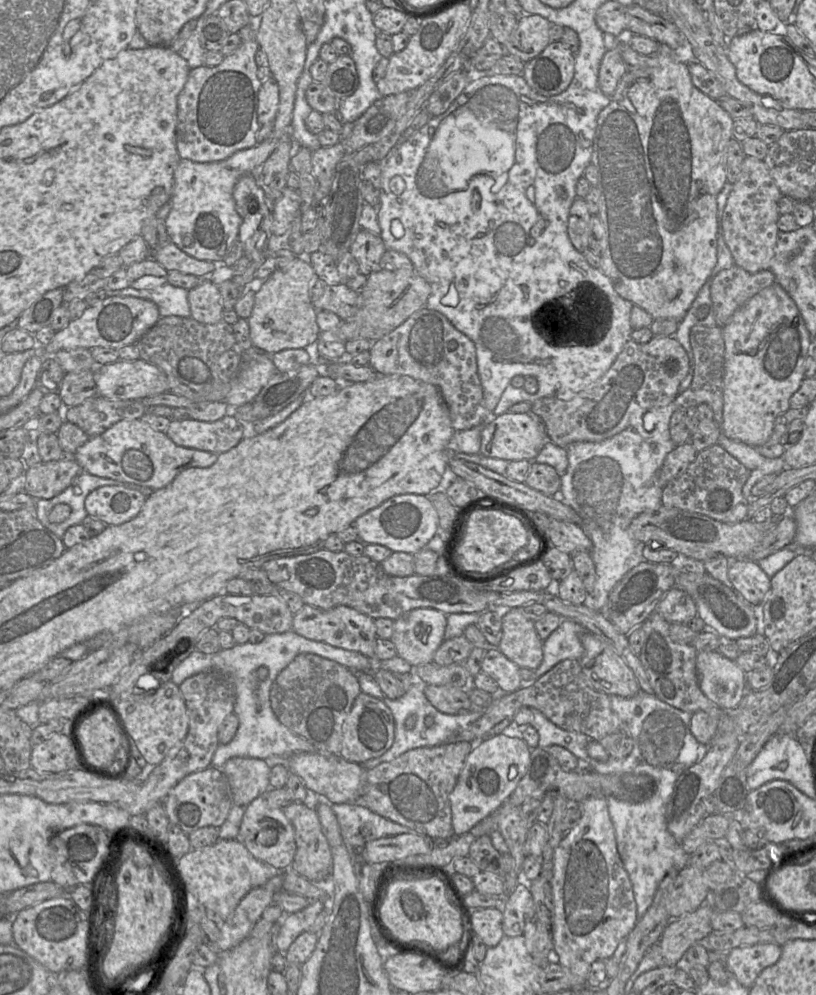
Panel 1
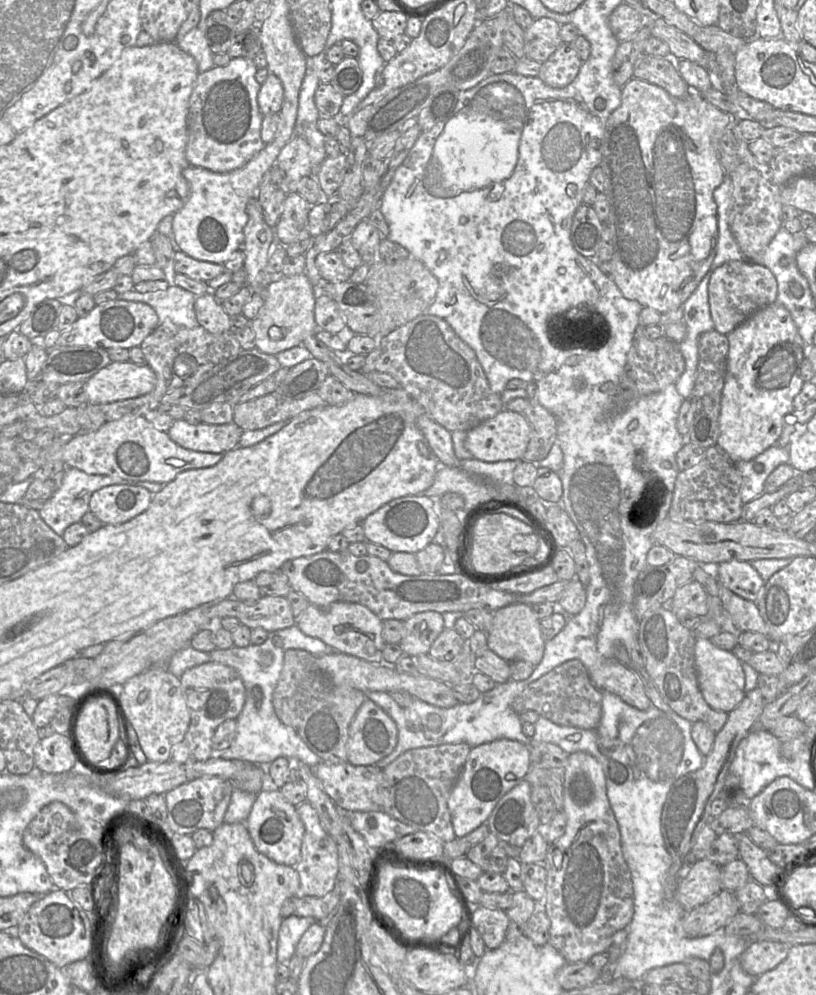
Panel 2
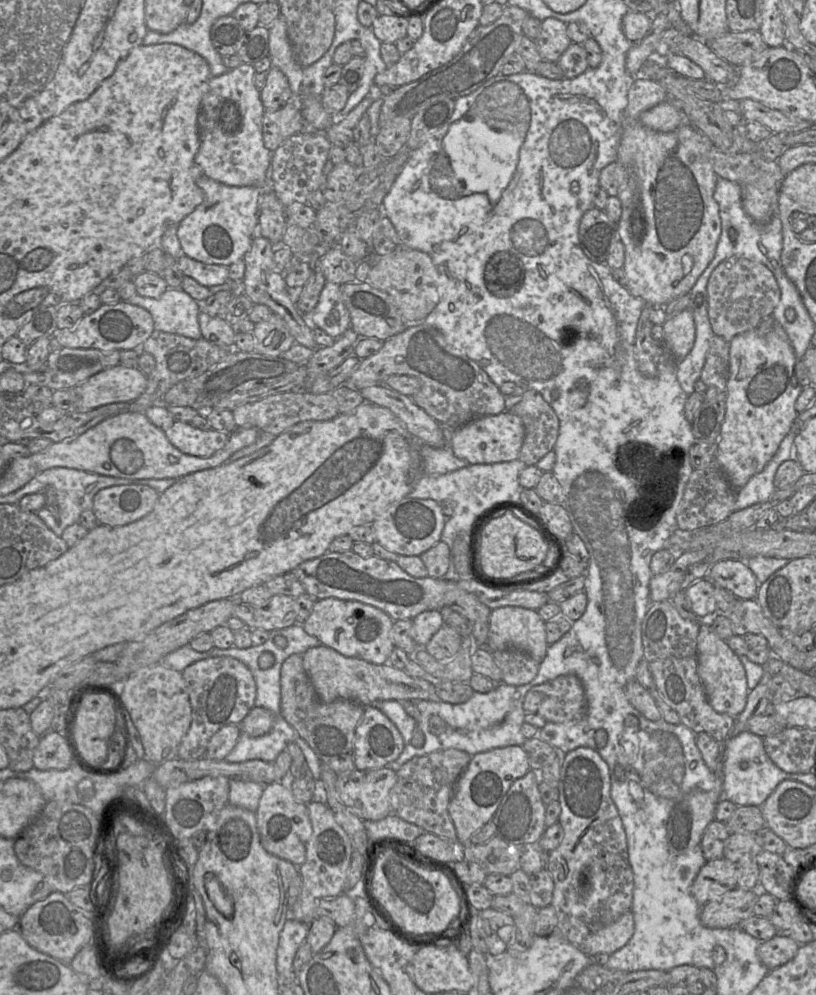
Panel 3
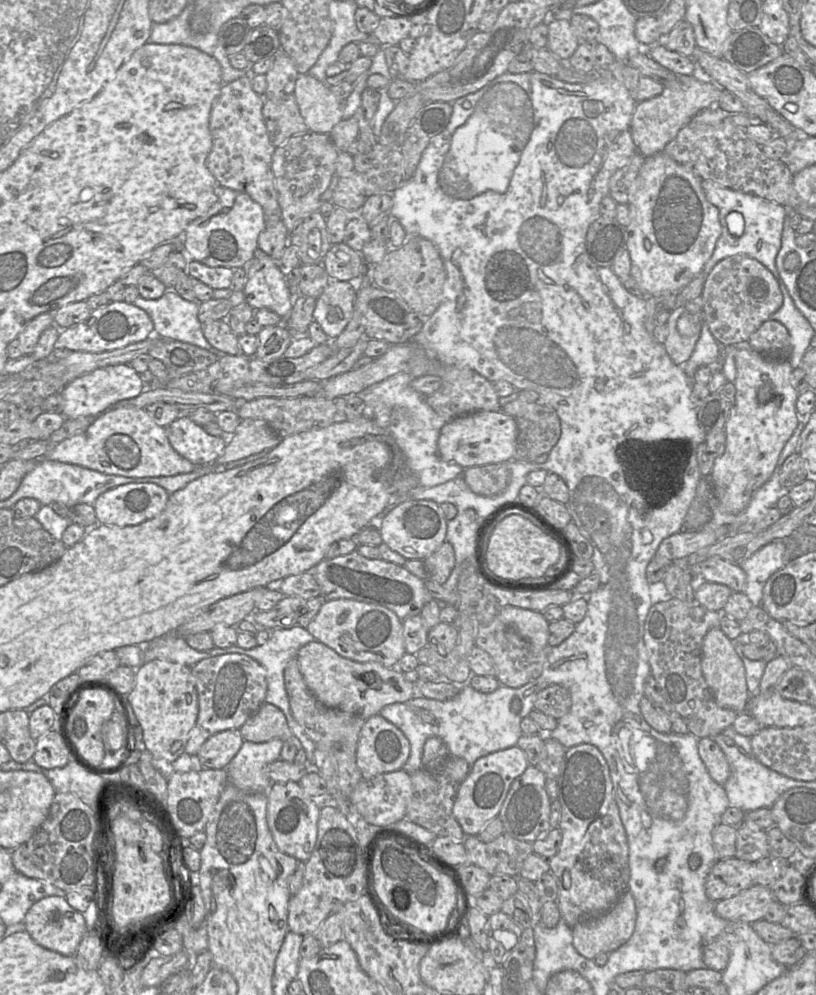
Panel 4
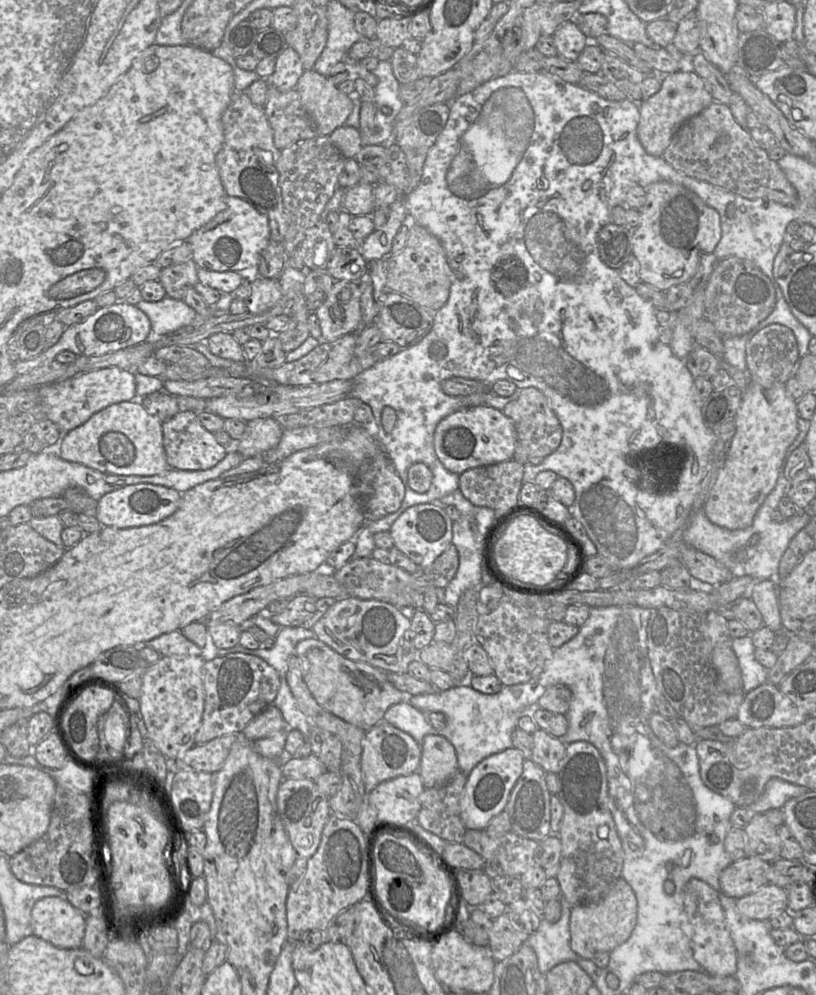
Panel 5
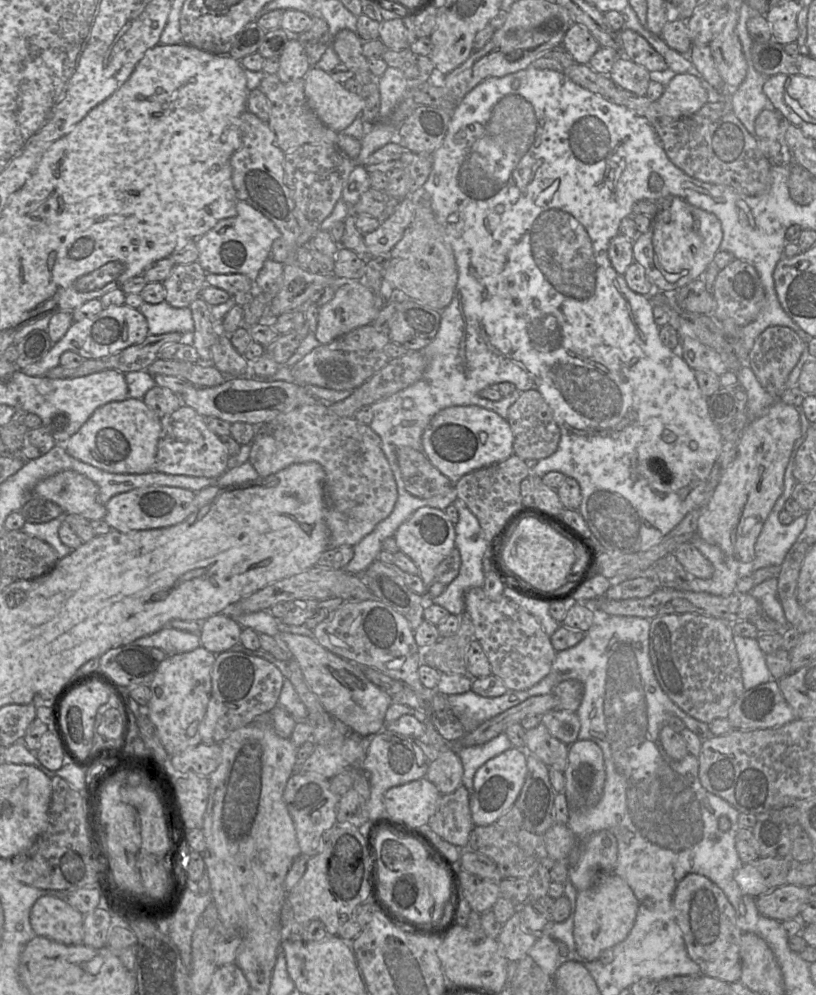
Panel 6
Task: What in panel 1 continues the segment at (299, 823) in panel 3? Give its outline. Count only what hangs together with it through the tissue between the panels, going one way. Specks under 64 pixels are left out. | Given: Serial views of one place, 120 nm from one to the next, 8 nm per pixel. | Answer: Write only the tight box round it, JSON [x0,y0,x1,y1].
[238,795,296,870]

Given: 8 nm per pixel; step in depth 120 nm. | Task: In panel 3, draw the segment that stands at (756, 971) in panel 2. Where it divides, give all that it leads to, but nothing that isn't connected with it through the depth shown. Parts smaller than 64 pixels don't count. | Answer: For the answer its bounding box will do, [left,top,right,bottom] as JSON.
[757,933,800,969]

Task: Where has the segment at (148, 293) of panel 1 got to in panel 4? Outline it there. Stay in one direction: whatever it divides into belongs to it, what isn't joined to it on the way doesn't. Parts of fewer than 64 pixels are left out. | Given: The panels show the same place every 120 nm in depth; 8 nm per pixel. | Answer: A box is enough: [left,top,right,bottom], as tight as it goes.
[133,289,227,358]

